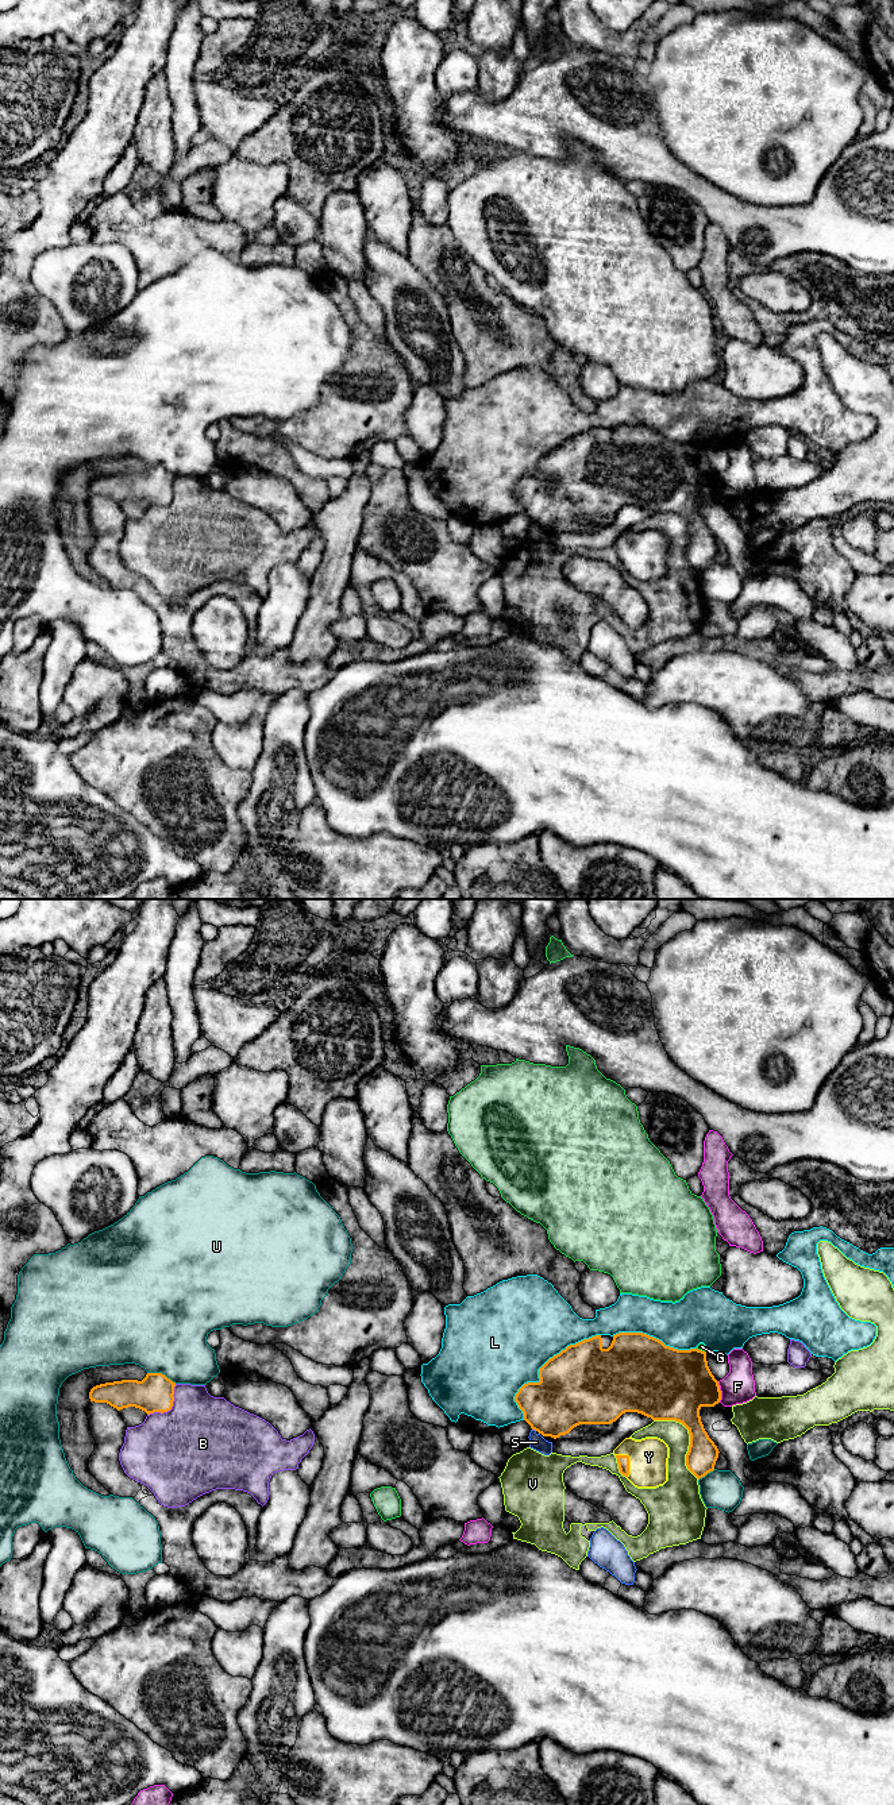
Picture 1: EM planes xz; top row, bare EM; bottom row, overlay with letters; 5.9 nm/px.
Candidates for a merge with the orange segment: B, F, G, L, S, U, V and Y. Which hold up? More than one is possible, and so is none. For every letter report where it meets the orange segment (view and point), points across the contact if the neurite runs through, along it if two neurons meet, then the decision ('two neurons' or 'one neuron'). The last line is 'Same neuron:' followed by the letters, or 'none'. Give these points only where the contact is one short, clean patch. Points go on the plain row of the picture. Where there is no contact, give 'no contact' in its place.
B: meets orange in xz at (170, 501); two neurons
F: meets orange in xz at (720, 485); two neurons
G: meets orange in xz at (701, 443); two neurons
L: meets orange in xz at (539, 462); two neurons
S: meets orange in xz at (534, 521); two neurons
U: meets orange in xz at (161, 466); two neurons
V: meets orange in xz at (690, 531); two neurons
Y: meets orange in xz at (628, 554); runs through xz (623, 554), (628, 554), (644, 554), (648, 550); one neuron
Same neuron: Y

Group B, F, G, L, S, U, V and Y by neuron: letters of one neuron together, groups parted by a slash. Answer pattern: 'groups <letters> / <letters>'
groups B S / F / G / L / U / V / Y

